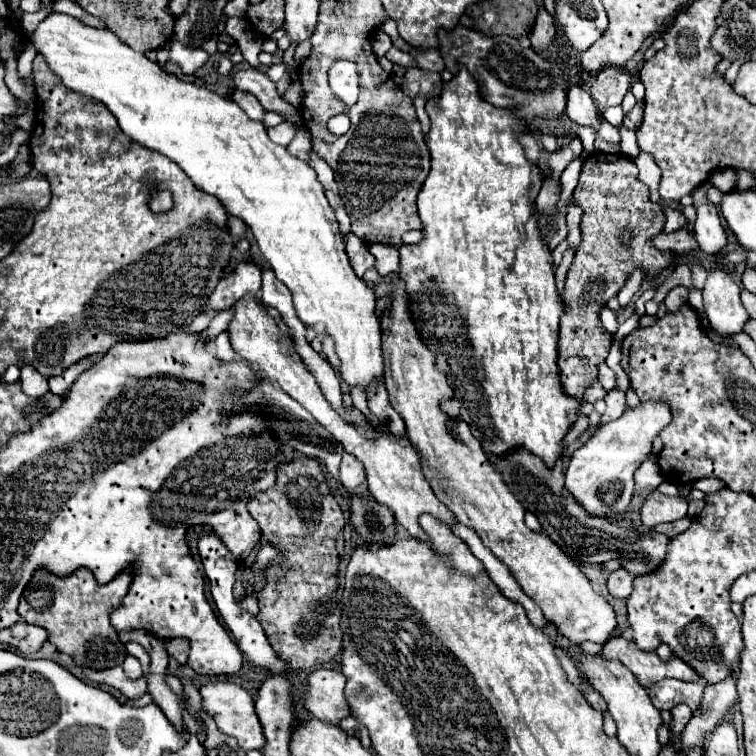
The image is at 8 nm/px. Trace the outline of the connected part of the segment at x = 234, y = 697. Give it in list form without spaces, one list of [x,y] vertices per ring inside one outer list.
[[[208,681],[206,685],[200,687],[200,697],[202,697],[202,709],[216,721],[218,729],[222,733],[228,733],[232,737],[238,739],[238,745],[244,751],[250,749],[260,749],[264,745],[264,733],[262,733],[262,725],[260,719],[254,711],[254,699],[252,695],[234,685],[234,683],[220,683],[220,681]]]

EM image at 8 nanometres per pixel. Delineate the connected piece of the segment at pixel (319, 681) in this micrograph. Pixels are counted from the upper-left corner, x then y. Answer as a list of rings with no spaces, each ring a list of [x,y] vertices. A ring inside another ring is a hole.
[[[316,669],[308,675],[308,685],[302,695],[304,707],[318,719],[338,723],[348,717],[348,703],[344,699],[346,677],[336,669]]]

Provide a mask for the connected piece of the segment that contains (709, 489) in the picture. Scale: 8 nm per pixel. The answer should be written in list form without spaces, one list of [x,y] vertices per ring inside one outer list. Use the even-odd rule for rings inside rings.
[[[706,477],[706,479],[698,479],[694,483],[694,487],[704,491],[704,493],[714,493],[714,491],[720,491],[724,487],[724,481],[718,477]]]

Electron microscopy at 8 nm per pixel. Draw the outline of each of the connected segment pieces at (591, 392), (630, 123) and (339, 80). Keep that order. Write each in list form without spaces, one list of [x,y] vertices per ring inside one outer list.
[[[594,381],[592,385],[588,385],[588,387],[586,387],[586,391],[584,391],[584,397],[582,397],[582,399],[584,399],[586,403],[594,403],[596,399],[604,399],[604,395],[606,395],[606,389],[604,389],[598,381]]]
[[[636,103],[634,109],[623,118],[623,126],[630,130],[637,130],[642,121],[642,103]]]
[[[338,59],[336,63],[332,63],[328,71],[328,79],[330,79],[332,91],[346,105],[354,105],[358,101],[358,71],[352,65],[352,61]]]

